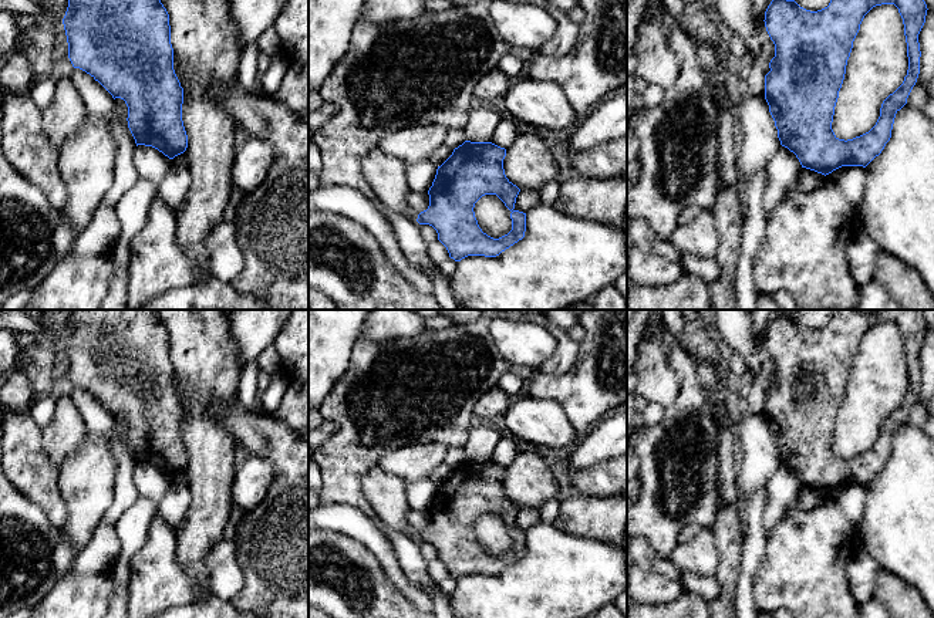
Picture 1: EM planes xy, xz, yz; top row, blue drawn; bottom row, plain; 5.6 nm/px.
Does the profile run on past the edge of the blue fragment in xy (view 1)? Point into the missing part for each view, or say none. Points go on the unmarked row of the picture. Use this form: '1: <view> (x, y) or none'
1: none

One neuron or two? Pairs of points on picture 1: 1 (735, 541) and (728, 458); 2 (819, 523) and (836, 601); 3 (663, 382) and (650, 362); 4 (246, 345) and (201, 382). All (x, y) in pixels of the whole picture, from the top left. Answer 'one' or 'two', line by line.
1: one
2: one
3: one
4: two

